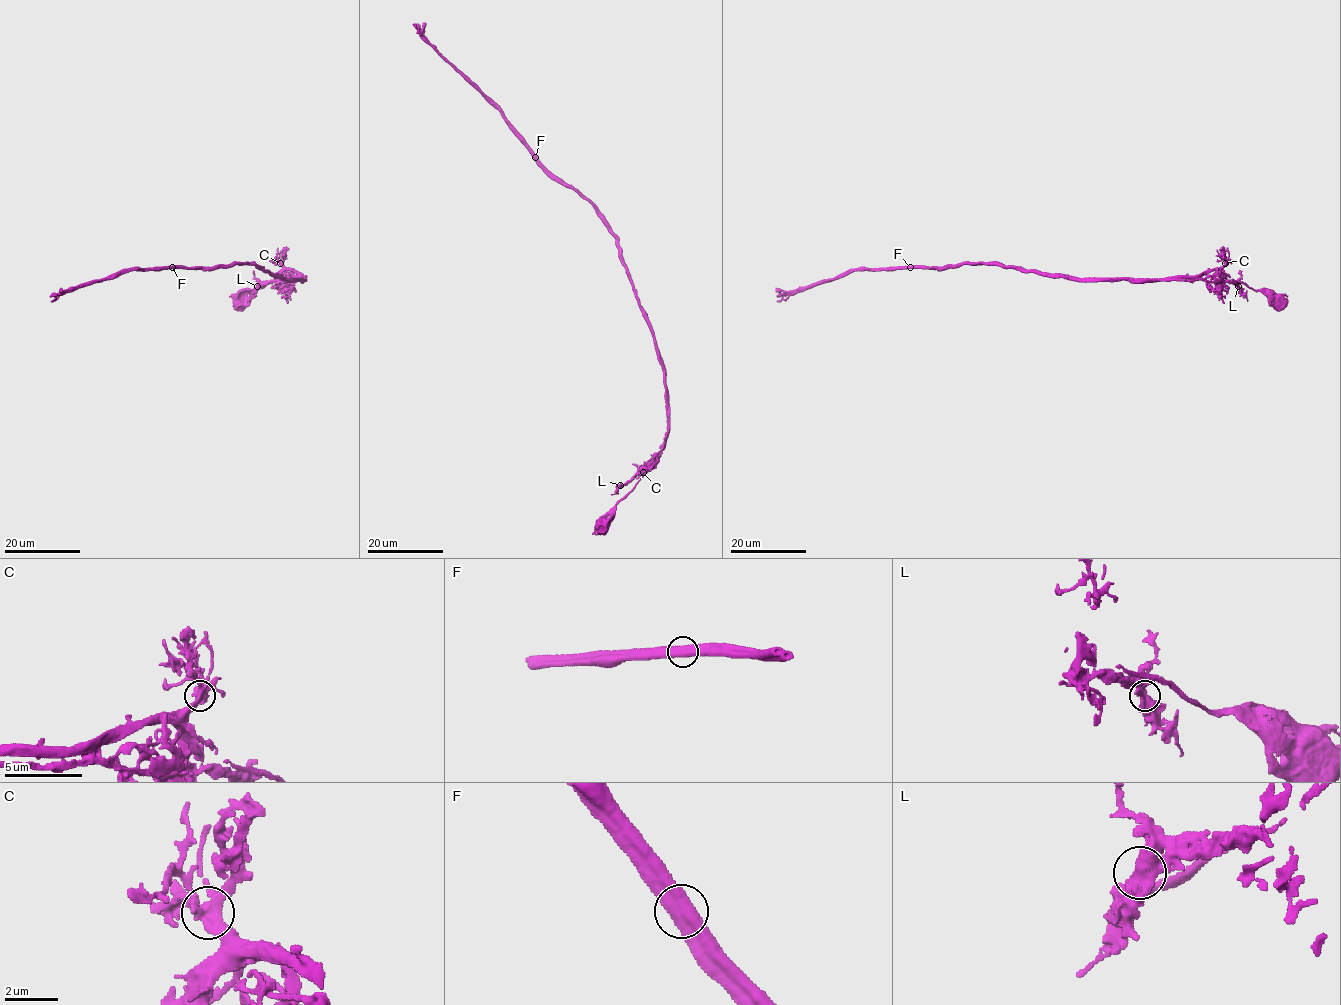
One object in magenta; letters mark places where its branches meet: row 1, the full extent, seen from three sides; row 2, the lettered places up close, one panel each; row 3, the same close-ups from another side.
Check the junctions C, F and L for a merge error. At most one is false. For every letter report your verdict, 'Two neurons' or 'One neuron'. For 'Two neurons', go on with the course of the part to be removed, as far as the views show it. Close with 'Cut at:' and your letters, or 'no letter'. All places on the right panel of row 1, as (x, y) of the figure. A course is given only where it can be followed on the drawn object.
C: One neuron
F: Two neurons. Course of the part to remove: (910, 267), (947, 268), (985, 263), (1076, 278), (1232, 281), (1247, 301)
L: One neuron
Cut at: F

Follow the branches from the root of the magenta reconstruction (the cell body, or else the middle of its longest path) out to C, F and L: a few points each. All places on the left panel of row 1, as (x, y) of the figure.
C: (238, 299), (244, 290), (261, 289), (280, 278), (284, 272), (281, 263)
F: (238, 299), (244, 290), (261, 289), (286, 270), (304, 278), (275, 277), (256, 264), (172, 267)
L: (238, 299), (244, 290), (261, 289), (284, 272), (257, 286)

